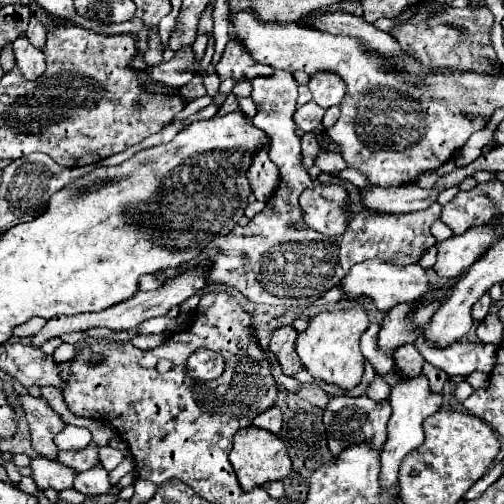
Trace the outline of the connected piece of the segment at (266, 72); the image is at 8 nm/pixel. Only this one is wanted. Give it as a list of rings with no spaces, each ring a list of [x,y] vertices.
[[[230,40],[226,44],[226,50],[222,54],[220,64],[216,64],[216,74],[226,80],[226,78],[234,78],[234,80],[254,80],[258,76],[270,76],[274,72],[274,68],[266,66],[266,64],[258,64],[250,52],[246,52],[244,44],[240,40]]]

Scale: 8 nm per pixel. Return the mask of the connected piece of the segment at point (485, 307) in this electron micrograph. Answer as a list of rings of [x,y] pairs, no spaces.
[[[484,294],[474,306],[472,306],[472,318],[476,320],[476,322],[480,322],[486,314],[488,314],[488,310],[490,310],[491,305],[491,297],[488,294]]]

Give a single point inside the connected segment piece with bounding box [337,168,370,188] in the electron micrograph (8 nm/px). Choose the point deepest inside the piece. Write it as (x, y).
(354, 176)

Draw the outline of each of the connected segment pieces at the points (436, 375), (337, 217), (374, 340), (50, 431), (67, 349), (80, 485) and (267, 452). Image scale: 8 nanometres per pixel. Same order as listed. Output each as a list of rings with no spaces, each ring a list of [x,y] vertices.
[[[428,362],[424,364],[424,370],[422,370],[422,374],[428,378],[432,392],[442,392],[442,388],[444,388],[444,382],[450,378],[450,376],[446,376],[446,372],[438,370],[436,366],[432,366],[432,364],[428,364]]]
[[[316,184],[302,192],[300,206],[310,228],[322,234],[342,234],[346,230],[348,194],[342,186]]]
[[[370,324],[368,330],[362,334],[362,342],[360,342],[362,354],[370,364],[374,364],[380,356],[384,356],[378,348],[378,330],[380,330],[380,324]]]
[[[20,394],[18,402],[24,410],[24,416],[28,418],[30,434],[32,434],[32,448],[50,460],[56,460],[58,448],[54,444],[54,436],[64,428],[62,418],[40,398]]]
[[[62,344],[62,346],[54,352],[54,360],[56,360],[58,364],[62,364],[62,362],[68,362],[68,360],[74,360],[76,354],[78,354],[76,344]]]
[[[90,468],[86,472],[80,472],[78,474],[78,480],[74,484],[74,490],[82,492],[82,494],[104,494],[112,488],[112,482],[110,482],[110,474],[108,470],[104,468]]]
[[[256,426],[240,428],[234,434],[230,462],[234,466],[234,472],[236,472],[238,482],[240,482],[244,492],[250,492],[256,486],[262,486],[262,484],[272,482],[272,480],[284,480],[292,470],[292,462],[290,462],[290,456],[286,452],[284,442],[276,434],[270,434],[262,428],[256,428]]]

